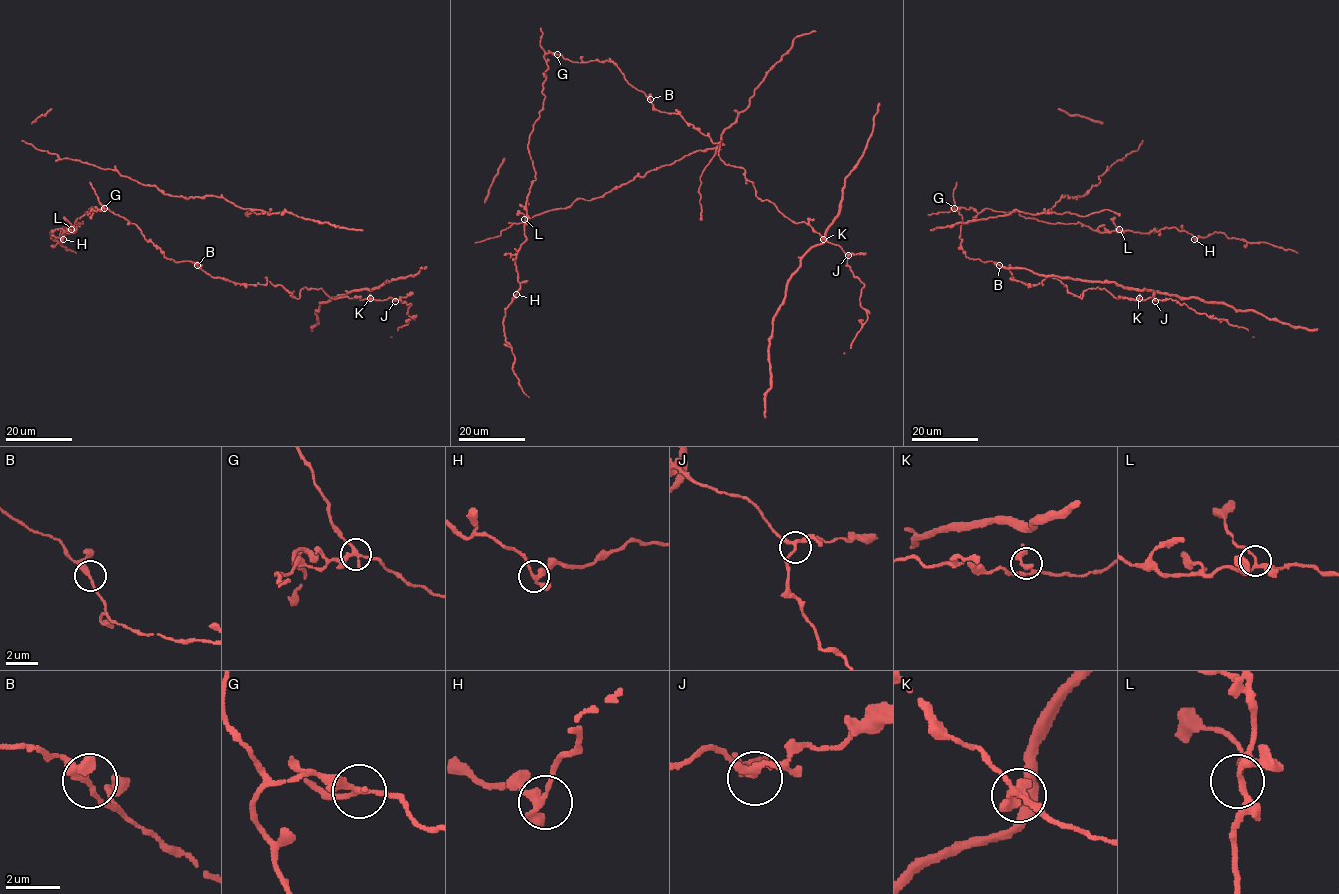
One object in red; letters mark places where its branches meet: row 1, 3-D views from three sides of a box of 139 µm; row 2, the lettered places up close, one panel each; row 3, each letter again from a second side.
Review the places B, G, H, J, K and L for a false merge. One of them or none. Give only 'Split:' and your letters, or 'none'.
Split: G

